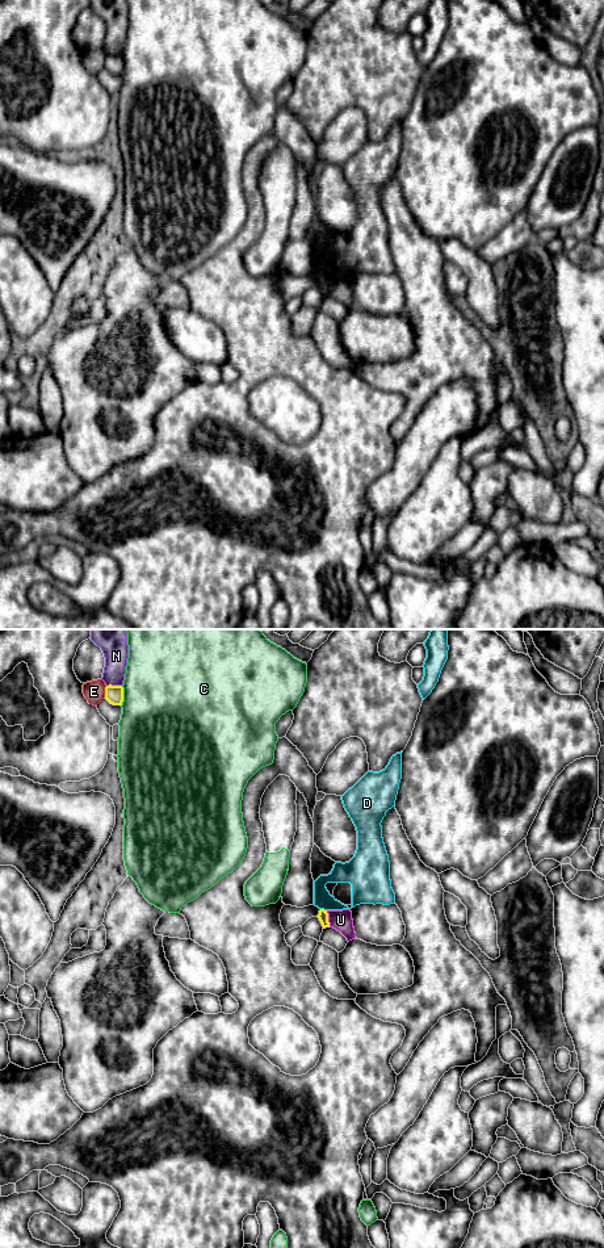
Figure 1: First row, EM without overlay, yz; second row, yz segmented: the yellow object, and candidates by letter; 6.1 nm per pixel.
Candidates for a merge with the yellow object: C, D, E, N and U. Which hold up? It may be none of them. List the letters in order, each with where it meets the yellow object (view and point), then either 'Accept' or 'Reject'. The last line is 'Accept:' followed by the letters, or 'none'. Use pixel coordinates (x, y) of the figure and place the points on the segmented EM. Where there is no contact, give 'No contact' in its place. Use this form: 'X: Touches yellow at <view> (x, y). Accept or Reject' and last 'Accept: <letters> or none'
C: Touches yellow at yz (122, 696). Reject
D: Touches yellow at yz (323, 909). Reject
E: Touches yellow at yz (105, 691). Reject
N: Touches yellow at yz (113, 686). Reject
U: Touches yellow at yz (327, 918). Reject
Accept: none

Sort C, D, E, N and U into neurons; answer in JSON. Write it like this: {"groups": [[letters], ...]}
{"groups": [["C"], ["D"], ["E"], ["N"], ["U"]]}

